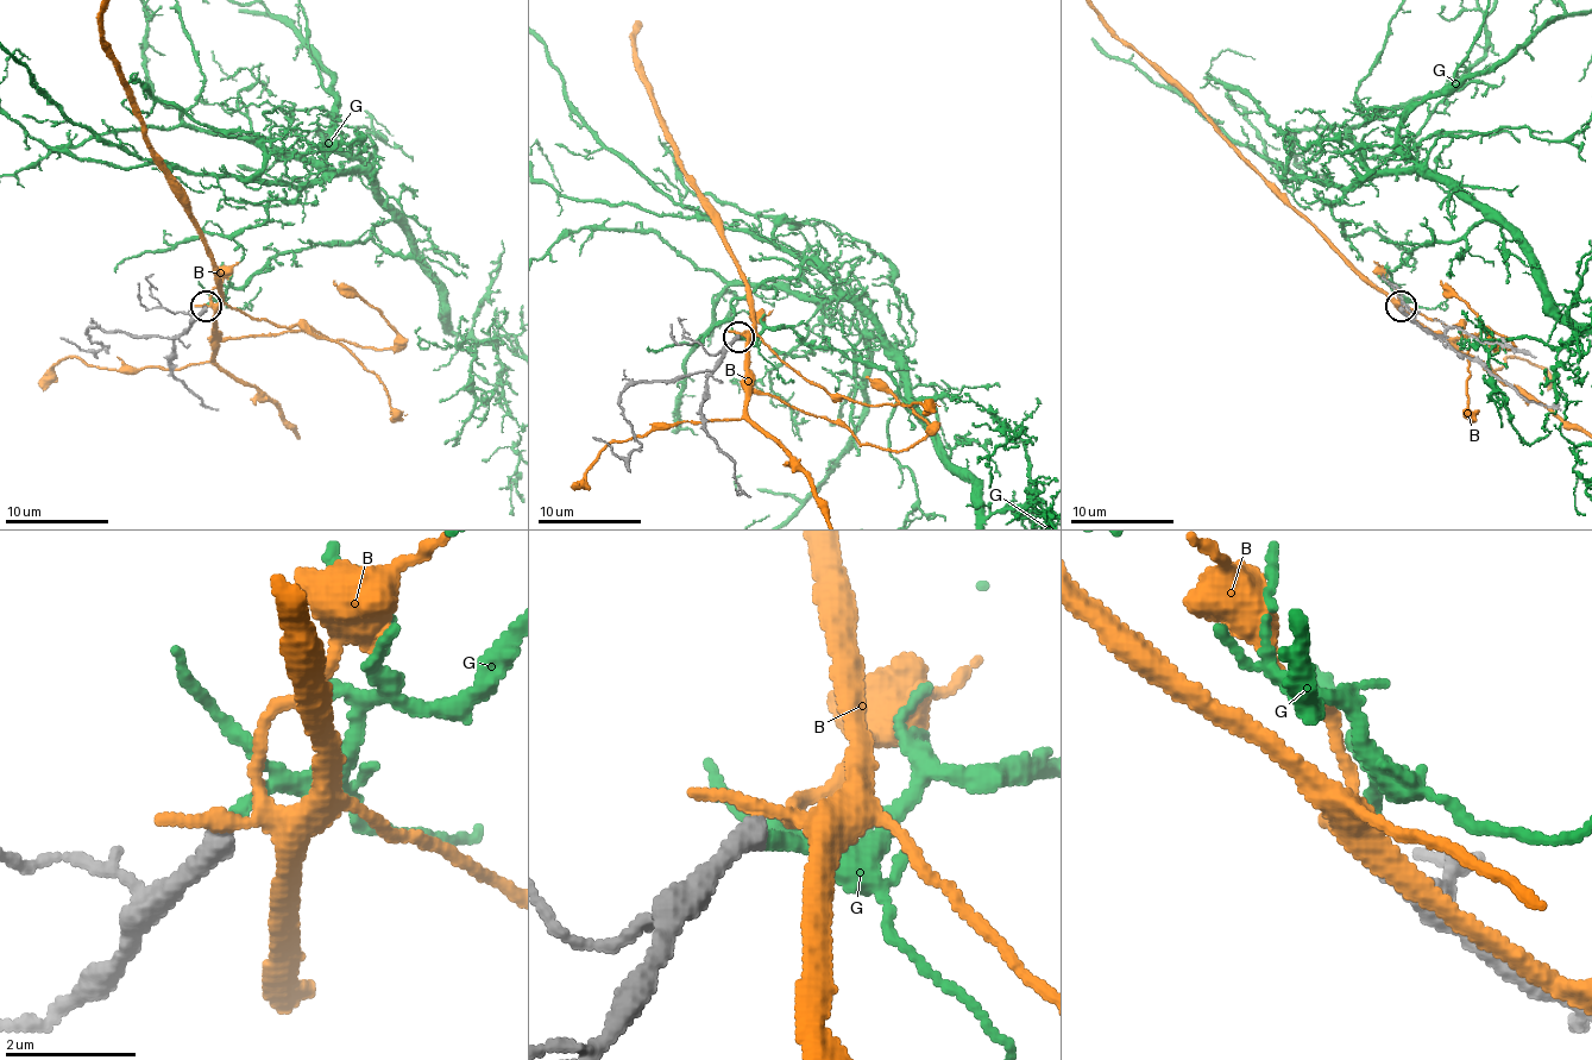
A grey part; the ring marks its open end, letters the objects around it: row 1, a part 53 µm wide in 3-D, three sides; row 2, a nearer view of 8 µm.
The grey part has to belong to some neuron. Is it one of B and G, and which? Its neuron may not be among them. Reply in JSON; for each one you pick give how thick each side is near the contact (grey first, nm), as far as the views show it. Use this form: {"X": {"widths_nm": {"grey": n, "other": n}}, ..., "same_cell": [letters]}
{"G": {"widths_nm": {"grey": 380, "other": 150}}, "same_cell": ["G"]}

